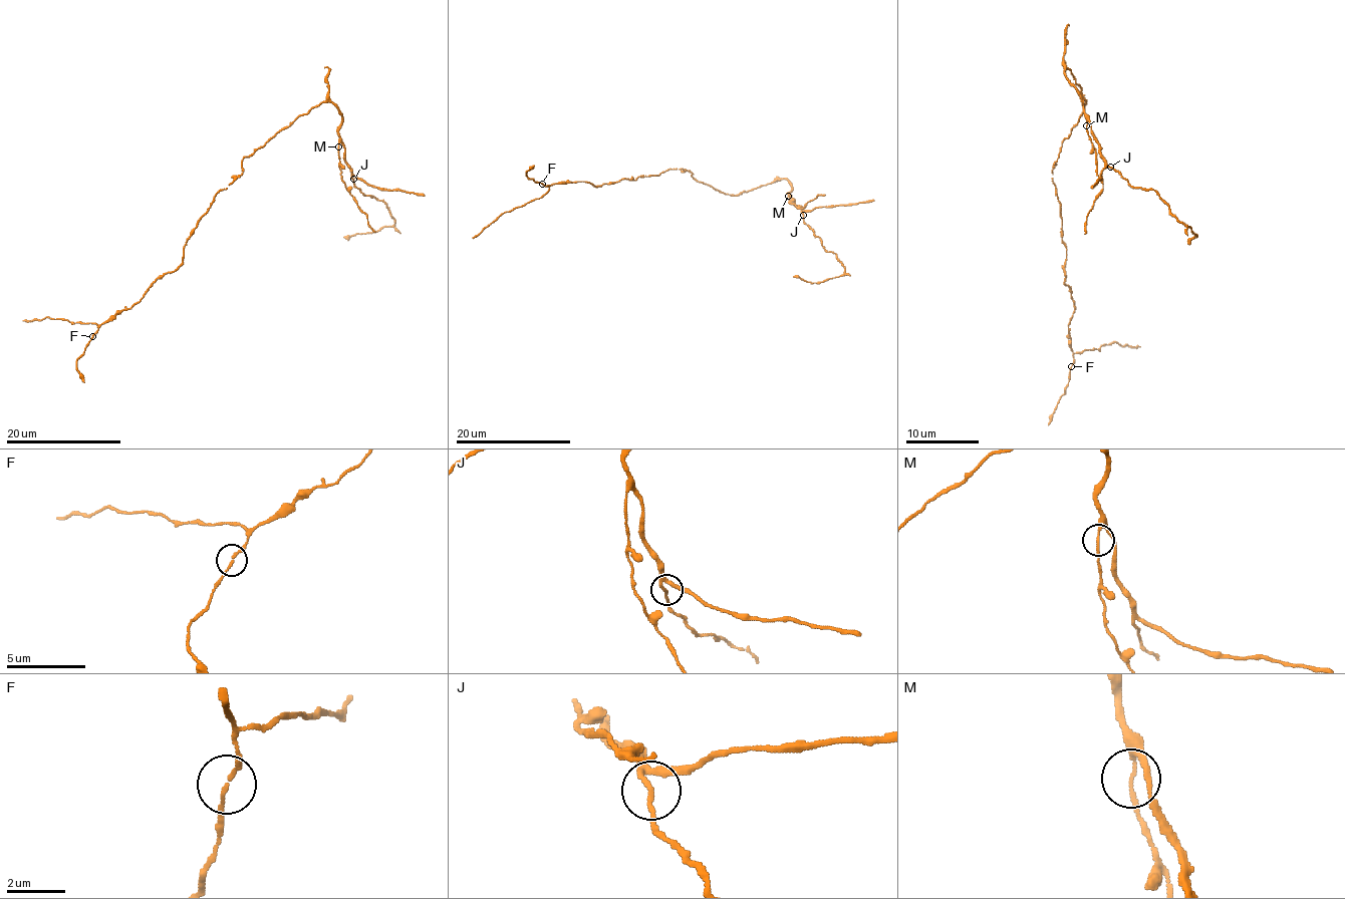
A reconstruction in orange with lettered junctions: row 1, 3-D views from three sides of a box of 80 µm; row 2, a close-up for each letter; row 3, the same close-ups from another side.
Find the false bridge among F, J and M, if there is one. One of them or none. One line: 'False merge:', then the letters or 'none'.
False merge: none

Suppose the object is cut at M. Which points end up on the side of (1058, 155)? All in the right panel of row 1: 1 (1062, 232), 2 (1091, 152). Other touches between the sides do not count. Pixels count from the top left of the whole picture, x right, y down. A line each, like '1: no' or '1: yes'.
1: yes
2: no

